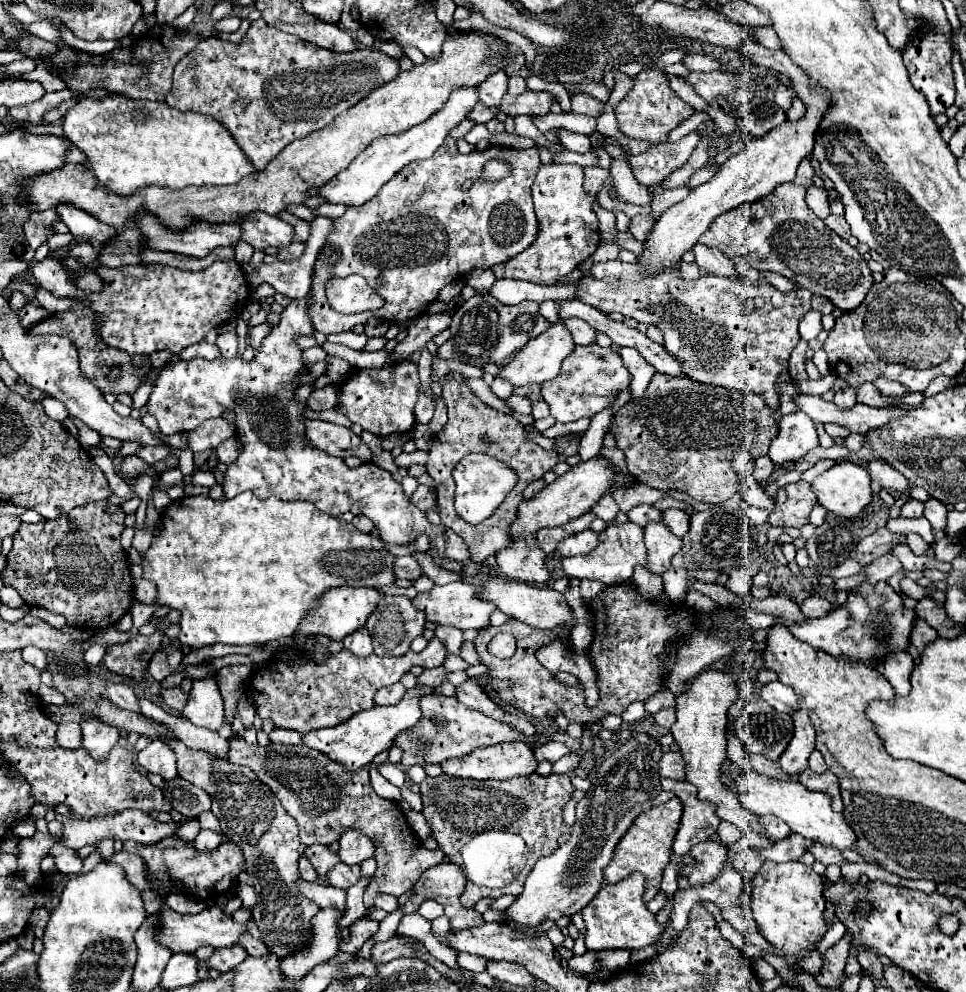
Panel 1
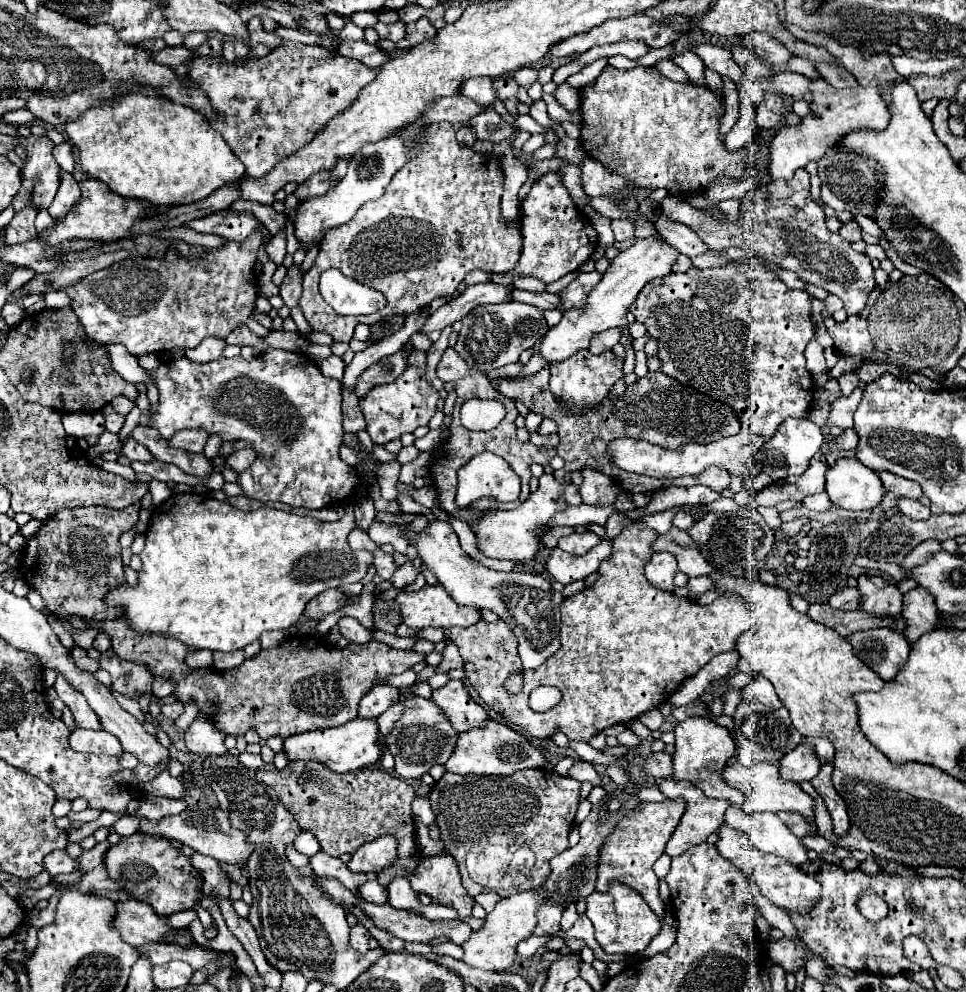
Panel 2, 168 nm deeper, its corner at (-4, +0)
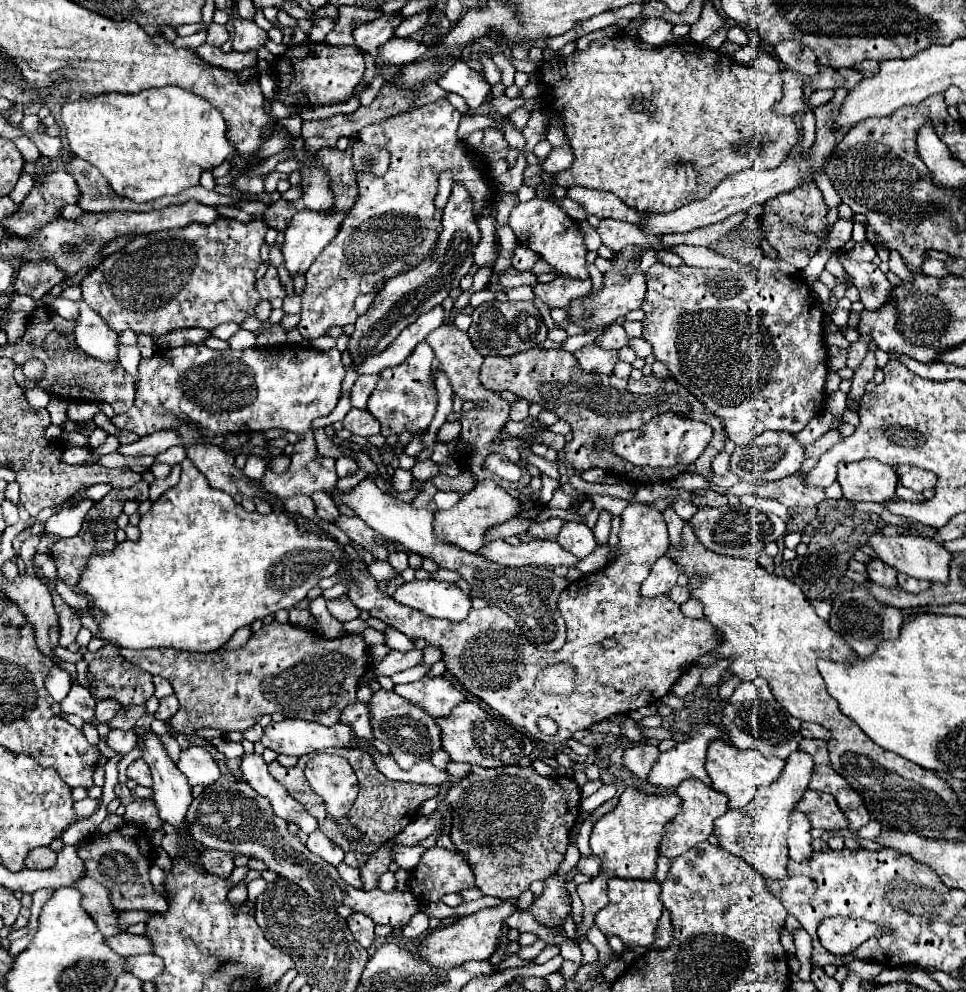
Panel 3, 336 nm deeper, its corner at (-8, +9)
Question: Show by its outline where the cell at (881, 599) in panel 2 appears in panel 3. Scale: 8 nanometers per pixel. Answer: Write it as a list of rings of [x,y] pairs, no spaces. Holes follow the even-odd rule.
[[[874,557],[866,565],[866,569],[868,569],[868,579],[872,583],[878,583],[878,585],[884,585],[884,587],[898,587],[898,579],[896,579],[898,571],[894,571],[894,567],[882,563],[880,559]]]

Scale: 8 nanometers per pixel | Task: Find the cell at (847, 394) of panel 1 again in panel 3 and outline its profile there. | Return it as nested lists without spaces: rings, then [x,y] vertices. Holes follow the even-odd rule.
[[[860,337],[860,341],[852,343],[852,349],[850,349],[846,367],[850,367],[852,371],[856,371],[860,367],[860,363],[864,361],[864,357],[868,353],[868,341],[870,341],[870,337]]]

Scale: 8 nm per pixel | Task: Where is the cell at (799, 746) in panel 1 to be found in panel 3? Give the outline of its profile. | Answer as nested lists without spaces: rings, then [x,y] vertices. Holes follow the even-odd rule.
[[[794,751],[786,759],[786,767],[782,771],[782,779],[778,783],[772,783],[770,787],[758,789],[756,797],[742,809],[728,809],[726,815],[718,817],[714,821],[716,837],[720,847],[724,847],[728,853],[742,857],[748,861],[760,875],[780,881],[788,879],[786,865],[788,865],[788,851],[784,849],[784,835],[788,831],[788,815],[794,807],[794,803],[804,795],[808,789],[810,777],[812,777],[814,761],[806,751]]]

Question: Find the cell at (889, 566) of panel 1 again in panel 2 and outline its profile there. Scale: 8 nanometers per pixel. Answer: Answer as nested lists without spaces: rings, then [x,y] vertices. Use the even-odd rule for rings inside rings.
[[[926,540],[926,542],[918,544],[918,546],[904,558],[902,566],[904,566],[904,568],[920,566],[920,564],[924,564],[926,560],[930,560],[930,558],[934,556],[934,552],[940,552],[940,550],[942,550],[942,546],[940,546],[938,540]]]

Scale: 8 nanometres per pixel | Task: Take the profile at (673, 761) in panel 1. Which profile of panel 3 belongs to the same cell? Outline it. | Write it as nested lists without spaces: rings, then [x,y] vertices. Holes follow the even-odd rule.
[[[640,743],[638,747],[624,751],[624,765],[636,779],[646,779],[650,775],[650,769],[654,761],[658,759],[660,749],[648,743]]]

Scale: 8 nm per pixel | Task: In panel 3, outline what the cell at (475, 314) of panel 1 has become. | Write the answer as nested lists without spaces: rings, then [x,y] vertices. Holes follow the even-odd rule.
[[[498,301],[482,303],[474,309],[472,325],[468,329],[468,337],[474,345],[474,349],[478,349],[478,353],[482,357],[488,357],[488,355],[508,357],[508,355],[516,355],[526,349],[534,349],[540,341],[546,339],[546,333],[548,333],[548,327],[546,327],[540,311],[528,301],[518,301],[518,303],[506,301],[500,305],[498,305]]]

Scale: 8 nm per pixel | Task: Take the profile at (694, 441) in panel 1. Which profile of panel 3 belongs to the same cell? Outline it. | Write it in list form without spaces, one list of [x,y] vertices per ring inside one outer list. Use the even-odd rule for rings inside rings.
[[[530,349],[522,351],[518,355],[510,357],[486,357],[480,373],[482,385],[492,391],[512,391],[520,399],[526,399],[530,403],[538,403],[544,409],[556,413],[560,419],[568,421],[574,439],[566,443],[564,447],[564,459],[576,469],[592,469],[600,467],[604,471],[610,471],[612,475],[628,477],[622,481],[628,483],[664,483],[680,473],[698,473],[704,479],[710,479],[712,475],[712,461],[714,457],[724,449],[726,433],[724,423],[718,415],[714,415],[698,397],[694,397],[686,387],[682,387],[676,379],[660,379],[654,373],[642,377],[640,381],[634,379],[618,379],[614,375],[586,375],[578,371],[578,363],[574,363],[574,357],[562,349]],[[662,413],[678,413],[686,419],[702,419],[714,429],[714,439],[698,457],[698,463],[692,465],[678,465],[678,467],[634,467],[626,463],[624,459],[614,457],[610,451],[612,435],[614,431],[626,431],[626,429],[640,429],[650,419],[660,417]],[[598,439],[604,441],[602,451],[596,451]]]

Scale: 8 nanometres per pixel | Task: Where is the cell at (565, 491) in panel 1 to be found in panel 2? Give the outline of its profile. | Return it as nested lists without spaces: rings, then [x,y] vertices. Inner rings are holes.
[[[552,474],[540,476],[540,486],[526,502],[512,510],[504,508],[488,508],[478,514],[478,520],[470,526],[476,536],[476,546],[486,558],[498,558],[498,560],[514,560],[516,564],[524,564],[526,560],[532,560],[540,548],[540,532],[536,528],[542,528],[548,524],[548,520],[558,512],[556,498],[562,496],[562,480],[556,480]]]

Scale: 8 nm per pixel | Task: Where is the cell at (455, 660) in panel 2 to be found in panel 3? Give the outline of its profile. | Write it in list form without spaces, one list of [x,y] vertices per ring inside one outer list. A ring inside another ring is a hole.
[[[428,645],[428,647],[424,647],[424,663],[430,663],[430,665],[434,665],[436,661],[440,661],[444,657],[444,653],[442,653],[442,649],[440,647],[434,647],[434,645]]]

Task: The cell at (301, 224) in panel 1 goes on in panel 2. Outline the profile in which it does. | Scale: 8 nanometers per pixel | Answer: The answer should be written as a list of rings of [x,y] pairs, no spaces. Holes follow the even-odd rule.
[[[236,200],[230,206],[232,212],[250,212],[270,234],[276,234],[280,228],[284,228],[284,214],[276,212],[272,206],[262,206],[258,202],[246,202],[246,200]]]

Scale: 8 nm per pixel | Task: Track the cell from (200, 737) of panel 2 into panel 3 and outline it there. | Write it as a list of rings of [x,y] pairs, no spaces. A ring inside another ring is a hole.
[[[192,745],[188,749],[182,751],[182,757],[178,761],[178,769],[186,775],[188,783],[194,785],[212,785],[214,781],[218,781],[220,771],[218,765],[214,763],[208,747],[202,745]]]

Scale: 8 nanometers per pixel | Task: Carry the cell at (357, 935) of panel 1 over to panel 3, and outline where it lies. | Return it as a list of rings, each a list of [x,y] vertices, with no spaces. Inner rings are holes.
[[[352,913],[348,919],[348,927],[354,935],[354,939],[362,945],[362,947],[370,947],[374,941],[374,923],[370,917],[362,915],[362,913]]]

